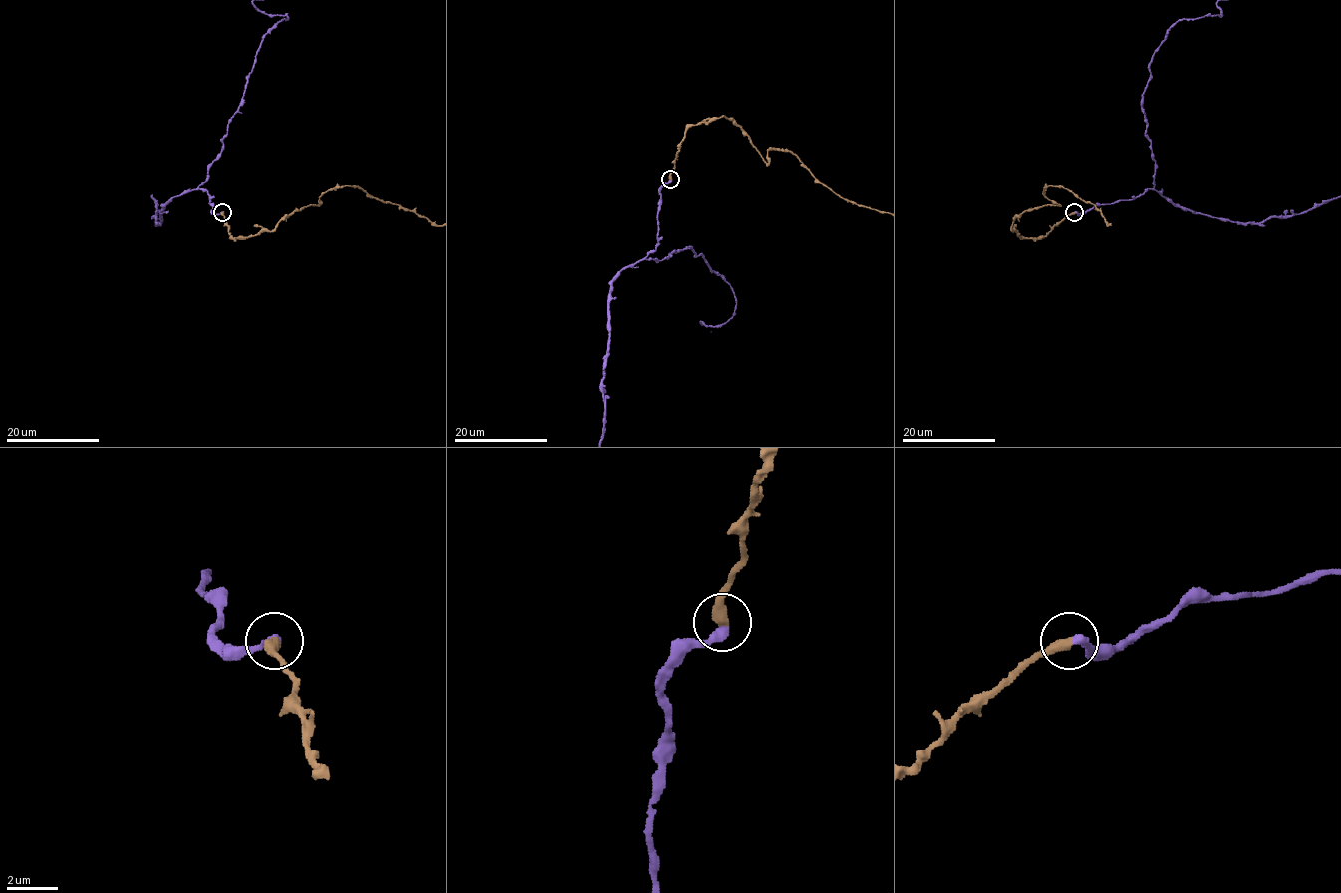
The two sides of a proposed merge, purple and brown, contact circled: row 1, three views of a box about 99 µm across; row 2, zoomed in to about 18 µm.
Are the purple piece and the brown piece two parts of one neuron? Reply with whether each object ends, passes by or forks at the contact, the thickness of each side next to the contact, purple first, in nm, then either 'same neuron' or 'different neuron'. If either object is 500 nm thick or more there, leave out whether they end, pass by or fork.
purple ends | brown ends | 340/480 nm | same neuron

